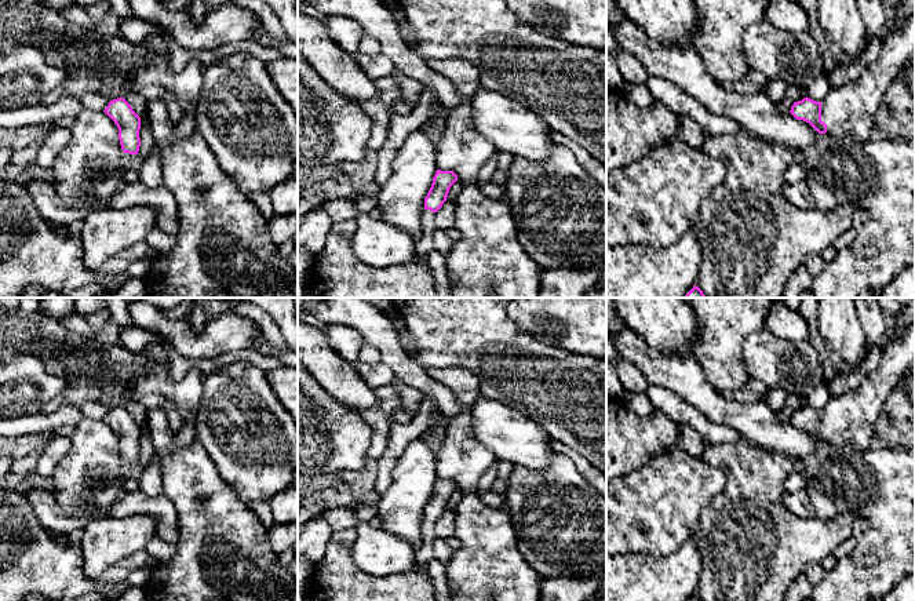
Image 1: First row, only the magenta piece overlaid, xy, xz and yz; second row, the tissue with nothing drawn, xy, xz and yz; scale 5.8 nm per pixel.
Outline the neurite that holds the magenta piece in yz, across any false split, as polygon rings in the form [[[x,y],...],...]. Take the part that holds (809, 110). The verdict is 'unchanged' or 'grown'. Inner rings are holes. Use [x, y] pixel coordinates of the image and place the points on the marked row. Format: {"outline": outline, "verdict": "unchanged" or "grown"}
{"outline": [[[915,14],[882,45],[878,58],[847,88],[832,88],[827,98],[794,102],[790,113],[809,123],[819,134],[849,136],[865,142],[874,130],[875,116],[887,87],[915,51]]], "verdict": "grown"}

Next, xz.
{"outline": [[[437,170],[422,211],[422,237],[413,243],[416,255],[427,255],[434,249],[435,212],[446,201],[451,186],[458,181],[453,171]]], "verdict": "grown"}

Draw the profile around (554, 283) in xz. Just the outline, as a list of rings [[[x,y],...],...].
[[[604,266],[543,269],[539,298],[584,298],[584,294],[602,277]]]

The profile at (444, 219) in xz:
[[[445,201],[442,207],[435,212],[435,229],[448,230],[455,227],[455,204]]]

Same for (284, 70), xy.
[[[281,57],[266,63],[266,69],[282,98],[298,114],[298,59]]]

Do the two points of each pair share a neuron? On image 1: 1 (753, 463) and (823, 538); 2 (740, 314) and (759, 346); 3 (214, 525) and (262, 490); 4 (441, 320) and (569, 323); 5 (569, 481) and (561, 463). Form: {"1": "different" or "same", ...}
{"1": "same", "2": "different", "3": "different", "4": "different", "5": "same"}

